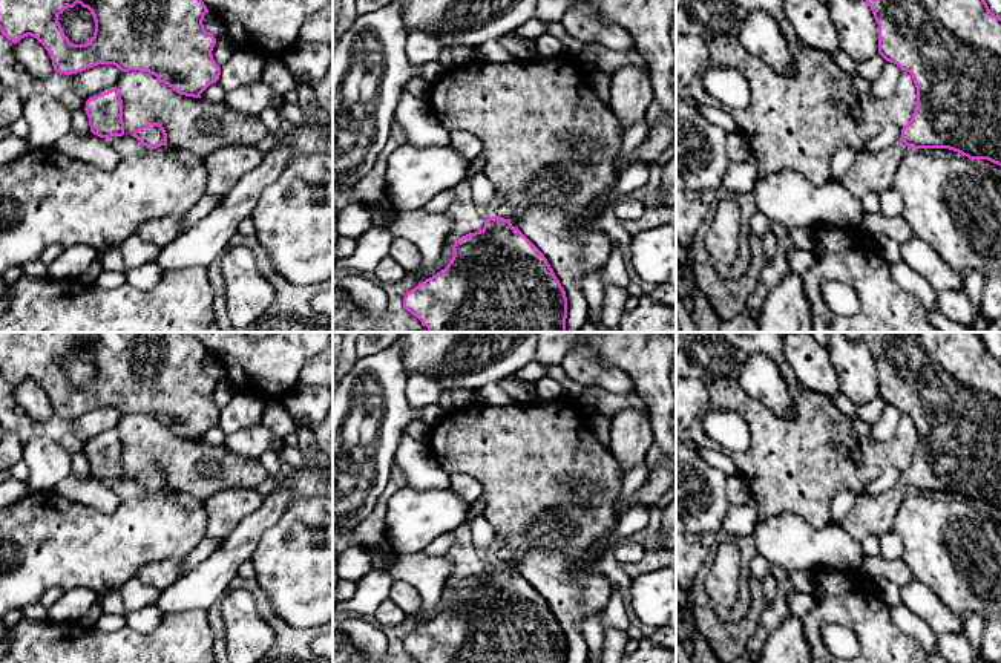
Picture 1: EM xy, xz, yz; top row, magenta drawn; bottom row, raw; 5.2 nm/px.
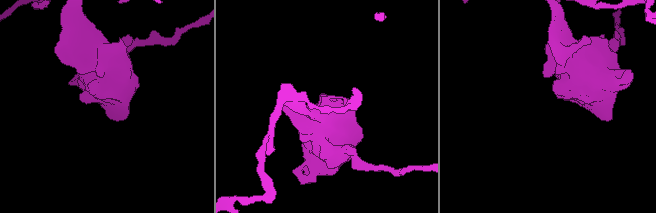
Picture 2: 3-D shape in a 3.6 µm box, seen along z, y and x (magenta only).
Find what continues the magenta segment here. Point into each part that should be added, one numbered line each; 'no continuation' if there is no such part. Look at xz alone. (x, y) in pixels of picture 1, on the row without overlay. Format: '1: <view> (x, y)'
1: xz (488, 553)

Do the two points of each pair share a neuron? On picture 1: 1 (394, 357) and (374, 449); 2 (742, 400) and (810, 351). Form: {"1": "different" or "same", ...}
{"1": "same", "2": "different"}

